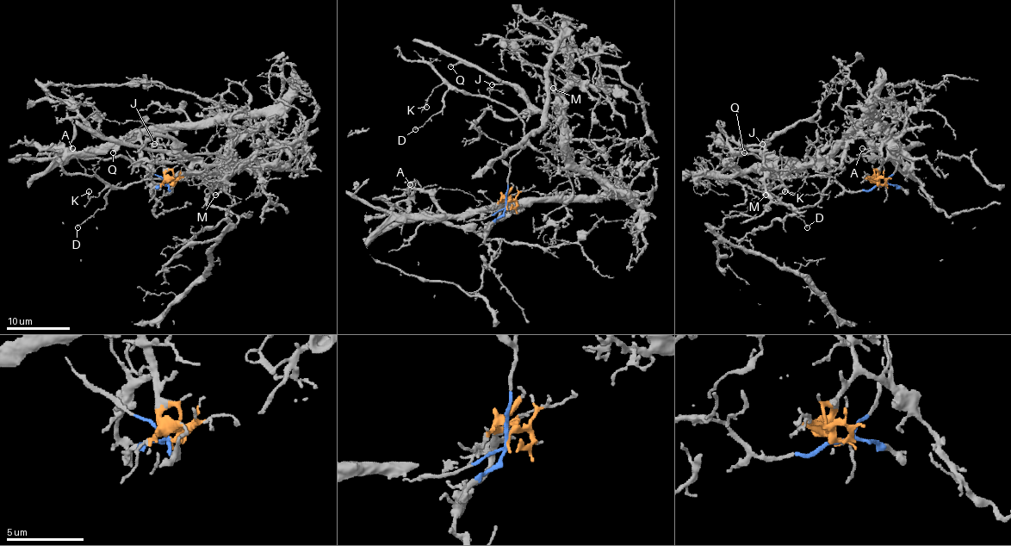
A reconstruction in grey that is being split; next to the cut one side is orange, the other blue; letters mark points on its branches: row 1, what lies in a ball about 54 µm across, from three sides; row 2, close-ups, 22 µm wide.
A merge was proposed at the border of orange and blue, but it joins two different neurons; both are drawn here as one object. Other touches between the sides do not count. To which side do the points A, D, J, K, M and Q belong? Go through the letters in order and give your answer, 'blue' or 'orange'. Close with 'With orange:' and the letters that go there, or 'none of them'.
A: orange
D: blue
J: orange
K: blue
M: orange
Q: orange
With orange: A, J, M, Q

